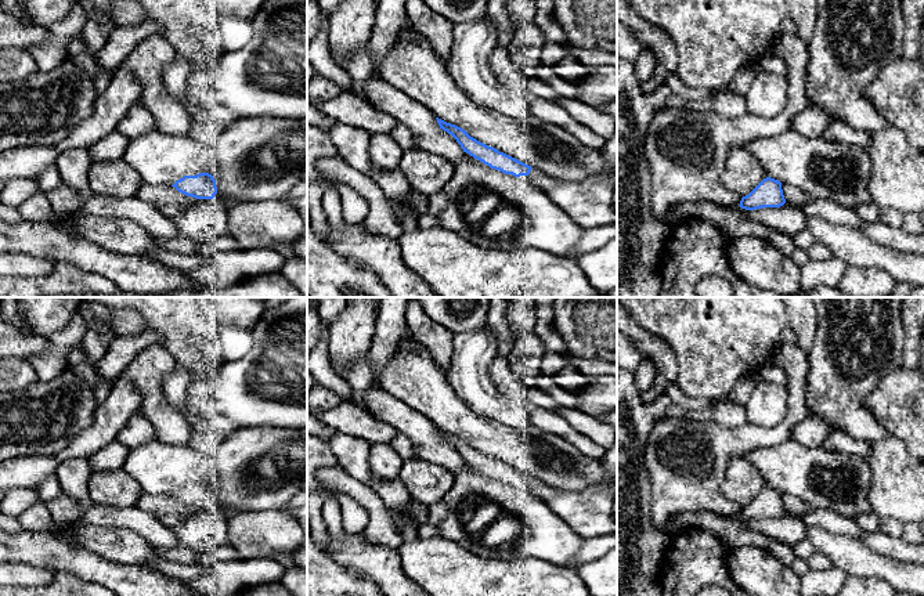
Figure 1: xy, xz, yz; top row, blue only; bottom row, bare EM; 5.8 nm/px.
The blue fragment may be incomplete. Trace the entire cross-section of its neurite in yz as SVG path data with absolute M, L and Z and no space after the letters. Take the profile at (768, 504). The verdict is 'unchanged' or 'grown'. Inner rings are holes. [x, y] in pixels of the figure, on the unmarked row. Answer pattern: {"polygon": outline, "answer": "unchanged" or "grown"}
{"polygon": "M794 440L743 456L757 467L768 487L741 507L741 519L783 516L783 492L798 496L813 509L833 509L853 520L871 512L867 499L871 472L866 458L823 447L808 448Z", "answer": "grown"}

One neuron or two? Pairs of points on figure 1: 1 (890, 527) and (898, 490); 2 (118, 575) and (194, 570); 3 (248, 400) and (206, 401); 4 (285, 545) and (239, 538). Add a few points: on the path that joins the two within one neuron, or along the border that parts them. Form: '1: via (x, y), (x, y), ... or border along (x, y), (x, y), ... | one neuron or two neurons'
1: border along (881, 517), (897, 517), (903, 523) | two neurons
2: border along (129, 564), (144, 564), (181, 581) | two neurons
3: via (238, 400), (216, 400) | one neuron
4: via (274, 538), (251, 538) | one neuron

